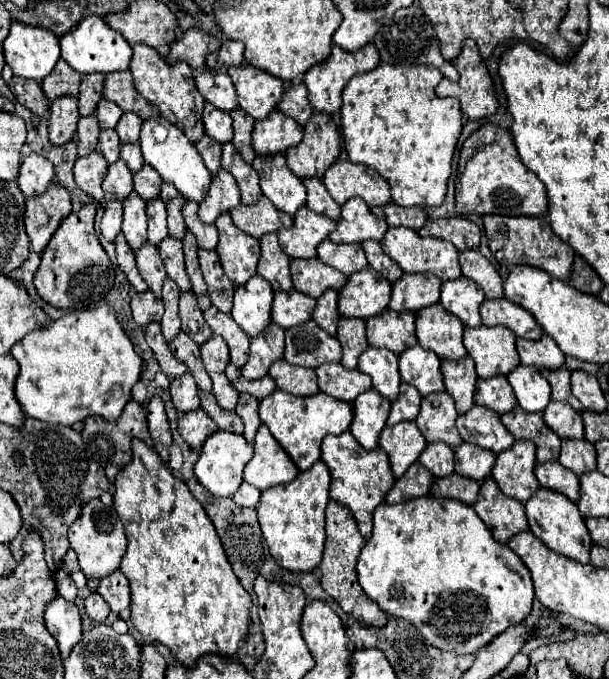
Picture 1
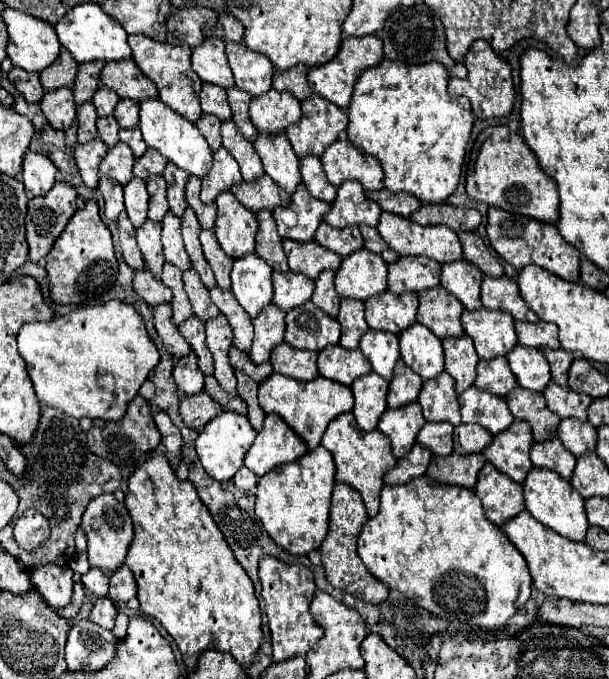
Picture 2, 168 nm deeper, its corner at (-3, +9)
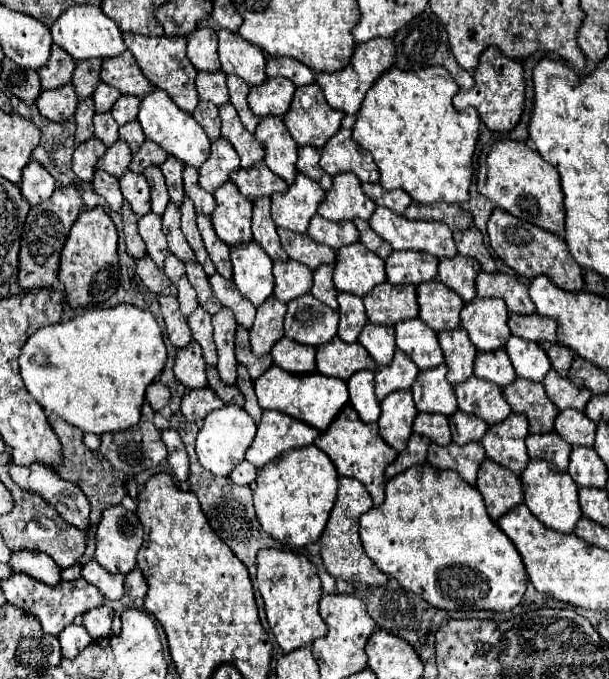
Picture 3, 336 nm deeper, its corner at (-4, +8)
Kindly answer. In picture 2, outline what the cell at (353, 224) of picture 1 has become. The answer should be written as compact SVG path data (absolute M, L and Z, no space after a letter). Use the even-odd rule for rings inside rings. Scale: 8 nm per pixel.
M346 180L338 186L336 198L330 204L330 212L326 212L324 220L334 228L346 226L376 226L382 210L380 206L370 200L360 182Z

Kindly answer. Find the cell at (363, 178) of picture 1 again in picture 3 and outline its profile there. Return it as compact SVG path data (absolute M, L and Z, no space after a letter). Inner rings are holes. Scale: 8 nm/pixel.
M339 129L327 141L327 145L321 149L319 165L331 177L351 171L363 183L377 183L379 181L379 169L371 157L371 153L361 149L351 139L351 129Z

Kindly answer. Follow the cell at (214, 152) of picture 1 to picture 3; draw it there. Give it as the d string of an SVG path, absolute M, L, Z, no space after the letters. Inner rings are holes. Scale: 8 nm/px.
M199 101L193 117L197 119L197 123L205 129L207 137L211 141L221 137L221 121L219 121L219 109L207 101Z

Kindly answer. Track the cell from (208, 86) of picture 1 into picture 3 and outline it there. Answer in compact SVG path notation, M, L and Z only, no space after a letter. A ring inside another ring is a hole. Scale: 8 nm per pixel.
M197 29L195 33L187 35L187 57L197 71L221 71L217 57L217 33L213 29Z

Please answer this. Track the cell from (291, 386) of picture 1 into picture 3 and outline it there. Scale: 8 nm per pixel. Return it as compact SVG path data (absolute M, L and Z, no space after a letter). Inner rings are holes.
M289 337L279 339L277 345L271 349L273 363L285 371L291 371L295 375L305 375L305 373L315 373L315 347L301 345L297 341L291 341Z

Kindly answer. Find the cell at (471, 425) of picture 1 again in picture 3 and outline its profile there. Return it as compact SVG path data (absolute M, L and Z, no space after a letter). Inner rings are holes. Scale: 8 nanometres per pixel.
M471 377L465 383L457 385L455 393L459 409L463 413L481 417L489 425L501 423L507 415L511 415L511 407L507 405L501 389L491 381Z

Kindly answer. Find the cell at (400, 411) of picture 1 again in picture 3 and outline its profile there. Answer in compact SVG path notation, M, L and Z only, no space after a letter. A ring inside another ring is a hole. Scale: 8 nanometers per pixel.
M395 351L391 365L375 369L375 395L383 401L389 393L395 391L409 391L417 381L419 369L403 351Z

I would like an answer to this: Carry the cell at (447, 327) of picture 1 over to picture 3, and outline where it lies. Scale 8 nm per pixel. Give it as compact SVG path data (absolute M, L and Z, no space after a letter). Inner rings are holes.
M439 279L417 285L419 317L433 331L447 331L459 327L459 313L463 309L463 299L447 289Z

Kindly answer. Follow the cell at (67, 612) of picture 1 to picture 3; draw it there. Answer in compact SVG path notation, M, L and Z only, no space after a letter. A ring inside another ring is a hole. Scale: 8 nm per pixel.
M15 551L11 557L11 569L17 573L25 573L51 587L61 583L61 569L45 553Z

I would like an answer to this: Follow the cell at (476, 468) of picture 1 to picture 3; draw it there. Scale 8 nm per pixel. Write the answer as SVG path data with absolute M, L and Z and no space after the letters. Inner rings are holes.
M457 411L449 419L451 431L453 431L453 443L457 445L467 445L473 441L481 441L483 435L487 433L489 425L483 419L465 415L463 411Z

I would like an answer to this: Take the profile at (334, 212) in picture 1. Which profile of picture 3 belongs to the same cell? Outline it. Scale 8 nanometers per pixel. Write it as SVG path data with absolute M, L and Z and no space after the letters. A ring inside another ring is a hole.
M311 145L307 147L299 147L299 159L297 159L297 169L307 175L309 179L317 181L321 185L323 191L329 191L331 185L333 185L333 179L331 175L327 175L321 167L319 167L319 151Z

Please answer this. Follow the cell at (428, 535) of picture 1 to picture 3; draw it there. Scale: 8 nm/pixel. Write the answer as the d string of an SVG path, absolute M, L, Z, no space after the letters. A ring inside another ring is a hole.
M419 465L389 479L383 505L361 515L359 537L367 557L379 571L395 577L405 589L423 597L437 609L503 613L517 607L527 589L527 571L515 545L487 515L481 493L467 485L455 471Z

